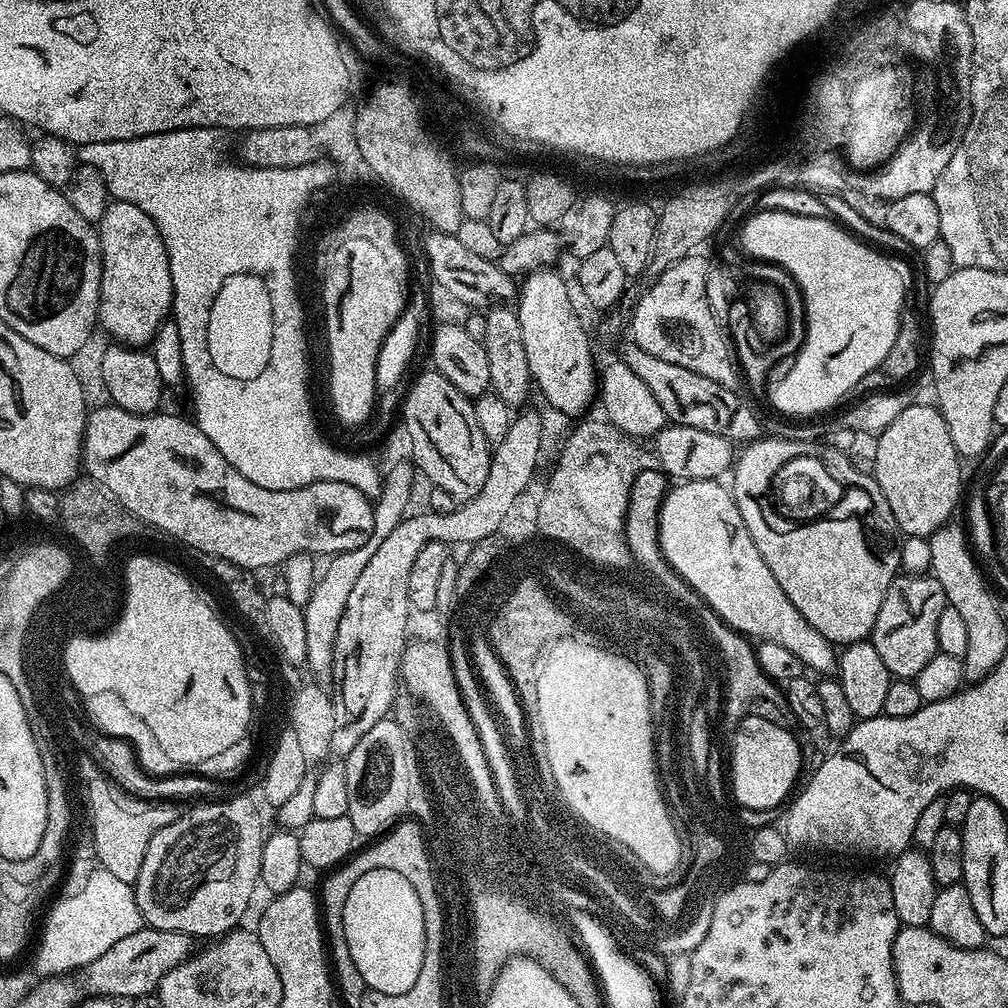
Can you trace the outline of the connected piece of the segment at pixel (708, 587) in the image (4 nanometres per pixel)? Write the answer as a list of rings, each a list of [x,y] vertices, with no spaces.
[[[719,479],[685,480],[669,491],[660,511],[658,547],[663,559],[668,559],[667,567],[672,567],[677,572],[675,575],[692,587],[728,627],[735,628],[748,638],[756,636],[757,641],[778,642],[778,646],[795,654],[804,663],[805,669],[824,672],[820,674],[835,673],[838,668],[837,649],[825,636],[818,634],[818,630],[814,630],[814,626],[798,614],[798,606],[786,598],[786,590],[778,586],[778,578],[774,578],[774,574],[770,574],[770,566],[762,562],[762,554],[758,554],[758,546],[754,546],[754,538],[750,538],[750,530],[746,530],[746,522],[742,522],[742,514],[738,514],[736,499],[720,483]]]

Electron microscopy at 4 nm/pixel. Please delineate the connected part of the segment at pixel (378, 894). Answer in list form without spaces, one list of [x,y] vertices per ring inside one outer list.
[[[370,870],[362,874],[362,878],[358,878],[350,889],[350,895],[346,897],[346,910],[342,910],[342,922],[346,930],[346,946],[350,946],[350,958],[354,958],[354,966],[358,966],[361,981],[373,992],[384,988],[384,992],[406,994],[408,984],[413,984],[412,980],[418,978],[416,972],[422,970],[424,961],[424,915],[414,886],[410,886],[398,870]]]

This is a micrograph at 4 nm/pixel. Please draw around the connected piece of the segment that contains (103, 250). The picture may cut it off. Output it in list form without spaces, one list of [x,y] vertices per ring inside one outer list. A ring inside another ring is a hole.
[[[112,200],[98,222],[100,238],[100,311],[98,324],[113,341],[148,346],[172,311],[172,279],[158,226],[130,202]]]

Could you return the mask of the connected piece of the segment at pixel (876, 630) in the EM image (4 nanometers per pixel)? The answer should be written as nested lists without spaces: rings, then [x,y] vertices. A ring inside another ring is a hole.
[[[900,574],[886,590],[886,598],[882,598],[882,610],[878,610],[878,618],[872,627],[870,637],[874,650],[878,650],[882,662],[886,662],[886,670],[892,677],[910,680],[916,677],[938,654],[938,618],[942,618],[942,610],[948,607],[946,590],[931,574]]]

